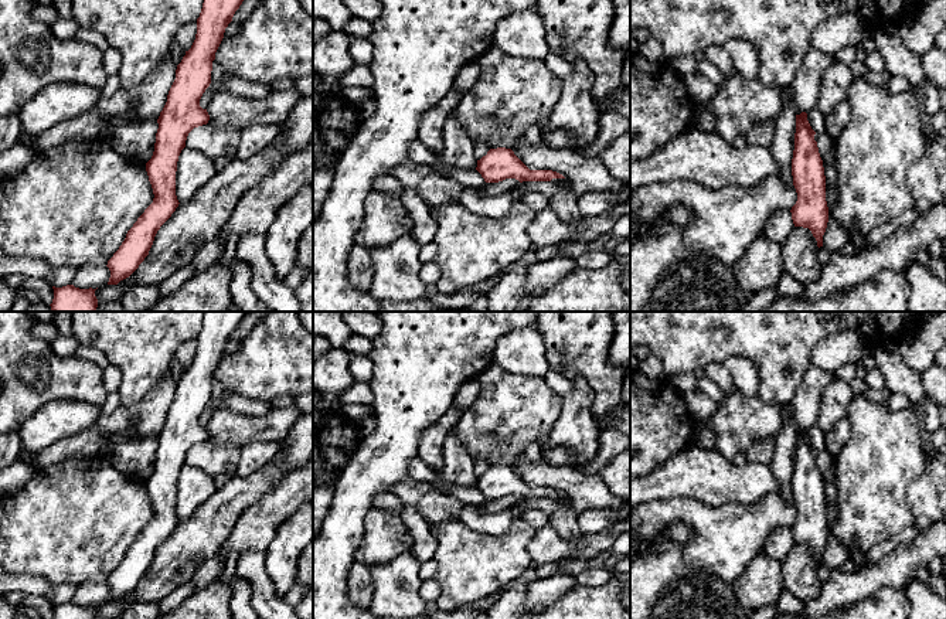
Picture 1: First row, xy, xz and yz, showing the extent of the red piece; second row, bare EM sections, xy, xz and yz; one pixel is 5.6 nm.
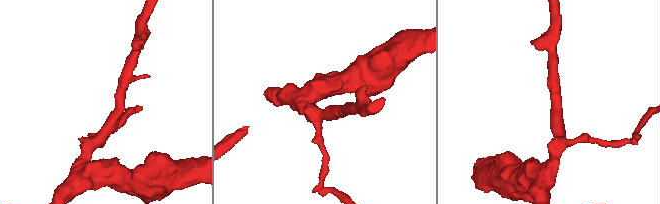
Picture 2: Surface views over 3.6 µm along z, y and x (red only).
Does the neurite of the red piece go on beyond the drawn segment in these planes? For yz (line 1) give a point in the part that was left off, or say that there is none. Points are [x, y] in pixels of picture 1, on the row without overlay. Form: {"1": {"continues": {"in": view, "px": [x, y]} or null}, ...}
{"1": {"continues": null}}

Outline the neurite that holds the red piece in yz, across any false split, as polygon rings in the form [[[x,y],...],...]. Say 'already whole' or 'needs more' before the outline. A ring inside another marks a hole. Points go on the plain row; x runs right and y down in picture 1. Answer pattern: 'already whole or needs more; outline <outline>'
already whole; outline [[[807,431],[796,432],[792,493],[797,518],[790,530],[794,544],[809,545],[820,565],[828,540],[828,524],[824,484],[814,452]]]

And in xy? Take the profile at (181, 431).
already whole; outline [[[204,312],[195,357],[177,382],[176,397],[157,436],[154,469],[146,480],[154,516],[108,578],[108,602],[118,602],[139,585],[149,572],[157,548],[180,521],[176,513],[178,473],[186,465],[188,450],[210,438],[207,426],[200,424],[200,416],[211,401],[212,378],[225,346],[246,313]]]

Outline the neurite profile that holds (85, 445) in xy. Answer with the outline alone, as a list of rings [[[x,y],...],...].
[[[170,371],[137,407],[120,405],[112,414],[102,414],[89,429],[35,453],[33,458],[35,470],[59,465],[67,459],[95,458],[106,443],[106,436],[112,433],[143,439],[157,438],[176,397],[176,387],[177,382]]]

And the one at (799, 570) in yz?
[[[793,544],[782,562],[783,589],[804,602],[814,599],[823,586],[817,569],[817,558],[811,548],[803,544]]]

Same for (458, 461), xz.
[[[450,433],[443,445],[443,467],[436,472],[436,482],[415,482],[408,477],[392,489],[404,503],[401,518],[414,540],[411,551],[421,562],[433,560],[438,541],[432,534],[432,524],[416,514],[416,503],[428,492],[443,492],[446,486],[476,487],[477,476],[473,463],[470,453]]]

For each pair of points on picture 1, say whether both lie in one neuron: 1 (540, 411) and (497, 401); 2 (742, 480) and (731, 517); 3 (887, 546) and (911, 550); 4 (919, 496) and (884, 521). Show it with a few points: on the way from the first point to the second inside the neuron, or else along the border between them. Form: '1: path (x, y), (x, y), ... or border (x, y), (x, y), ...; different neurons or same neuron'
1: path (530, 410), (507, 410); same neuron
2: border (766, 493), (752, 503), (703, 503); different neurons
3: border (921, 531), (868, 565); different neurons
4: border (924, 473), (911, 483), (907, 493), (914, 523); different neurons

